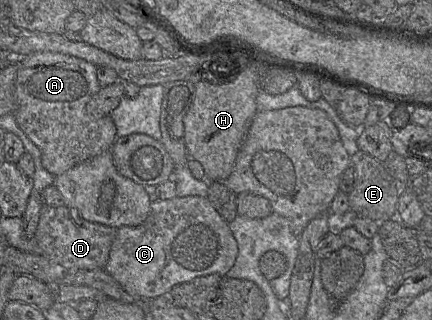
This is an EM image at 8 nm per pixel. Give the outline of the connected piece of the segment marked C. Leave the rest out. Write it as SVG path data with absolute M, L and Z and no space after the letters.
M186 196L151 203L147 218L138 226L117 230L104 270L110 274L129 294L151 301L169 295L171 289L182 283L206 275L226 276L234 266L238 255L238 244L229 224L211 205L207 197Z

